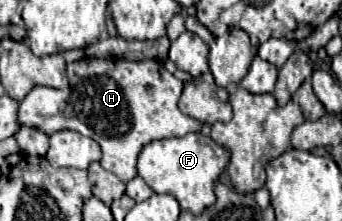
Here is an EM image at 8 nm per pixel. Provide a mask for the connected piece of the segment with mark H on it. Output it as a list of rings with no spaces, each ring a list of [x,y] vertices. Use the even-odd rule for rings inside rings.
[[[81,59],[71,63],[67,73],[69,91],[33,87],[29,95],[19,101],[19,125],[39,129],[47,135],[61,129],[73,129],[81,135],[93,137],[103,149],[99,163],[125,183],[137,175],[137,155],[143,145],[155,139],[183,137],[187,133],[201,131],[201,123],[183,115],[177,107],[183,81],[155,59]]]

